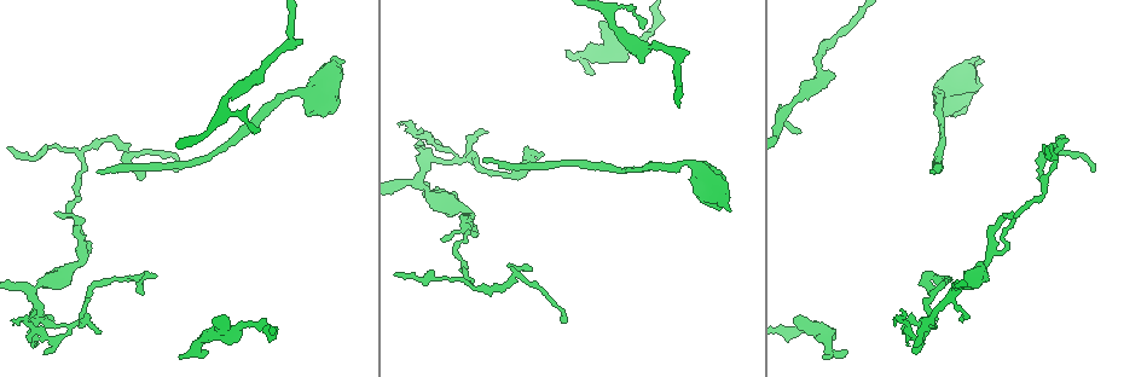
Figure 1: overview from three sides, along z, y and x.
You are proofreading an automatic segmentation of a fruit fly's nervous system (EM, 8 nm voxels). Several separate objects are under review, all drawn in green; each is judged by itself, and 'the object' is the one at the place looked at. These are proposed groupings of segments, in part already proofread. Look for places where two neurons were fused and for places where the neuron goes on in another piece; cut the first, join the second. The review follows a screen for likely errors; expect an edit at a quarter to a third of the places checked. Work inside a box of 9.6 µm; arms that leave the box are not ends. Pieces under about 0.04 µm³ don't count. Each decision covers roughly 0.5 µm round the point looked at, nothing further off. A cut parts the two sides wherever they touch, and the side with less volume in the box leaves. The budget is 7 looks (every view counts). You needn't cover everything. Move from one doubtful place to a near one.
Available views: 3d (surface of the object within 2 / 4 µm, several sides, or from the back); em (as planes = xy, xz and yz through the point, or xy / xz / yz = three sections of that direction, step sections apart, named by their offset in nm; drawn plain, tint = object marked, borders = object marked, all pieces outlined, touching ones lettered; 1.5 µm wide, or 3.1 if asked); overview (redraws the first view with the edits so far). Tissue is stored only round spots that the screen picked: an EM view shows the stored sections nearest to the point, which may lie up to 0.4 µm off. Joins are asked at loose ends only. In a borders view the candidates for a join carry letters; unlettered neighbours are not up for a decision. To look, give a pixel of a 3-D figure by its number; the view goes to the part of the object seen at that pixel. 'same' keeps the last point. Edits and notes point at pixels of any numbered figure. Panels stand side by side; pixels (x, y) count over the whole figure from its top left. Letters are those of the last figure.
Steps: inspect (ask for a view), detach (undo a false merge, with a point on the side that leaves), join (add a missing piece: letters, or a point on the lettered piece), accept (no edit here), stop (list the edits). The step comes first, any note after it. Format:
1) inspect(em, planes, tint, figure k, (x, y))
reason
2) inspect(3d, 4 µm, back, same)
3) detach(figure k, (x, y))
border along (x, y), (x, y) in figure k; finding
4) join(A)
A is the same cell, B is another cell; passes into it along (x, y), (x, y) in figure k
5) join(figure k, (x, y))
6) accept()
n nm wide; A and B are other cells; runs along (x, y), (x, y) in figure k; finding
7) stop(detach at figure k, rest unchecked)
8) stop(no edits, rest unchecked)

inspect(3d, 2 µm, figure 1, (822, 357))

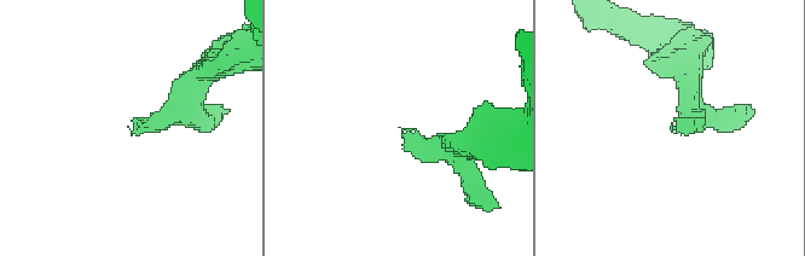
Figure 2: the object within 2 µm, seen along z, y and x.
inspect(em, yz, step 8, borders, figure 2, (130, 128))
now the EM

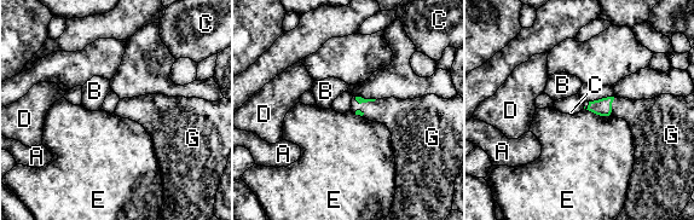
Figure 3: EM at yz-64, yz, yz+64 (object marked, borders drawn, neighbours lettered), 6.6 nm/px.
inspect(em, planes, borders, same)
another direction

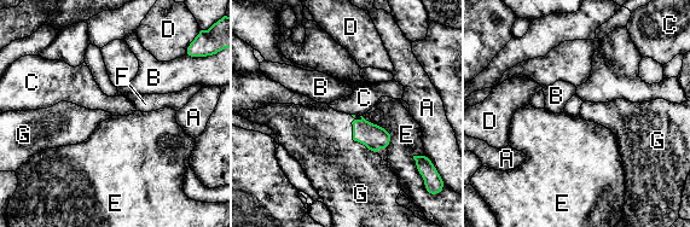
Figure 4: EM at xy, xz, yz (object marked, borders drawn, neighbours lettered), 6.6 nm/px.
join(G)
140 nm wide; G is the same cell, A, B, C, D, E and F are other cells; it goes on there

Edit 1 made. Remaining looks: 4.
inspect(3d, 4 µm, figure 1, (255, 130))
tapers out

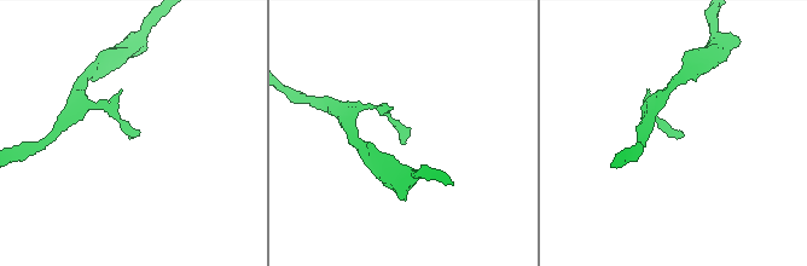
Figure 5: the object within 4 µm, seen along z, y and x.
inspect(em, planes, borders, figure 5, (136, 136))
need the tissue

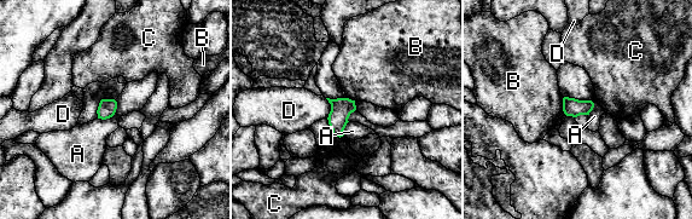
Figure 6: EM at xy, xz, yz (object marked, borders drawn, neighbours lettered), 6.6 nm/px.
accept()
A, B, C and D are other cells; border along (325, 98), (330, 104), (327, 117) in figure 6; none of them fits

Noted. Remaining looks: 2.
stop(join at figure 4, rest unchecked)

